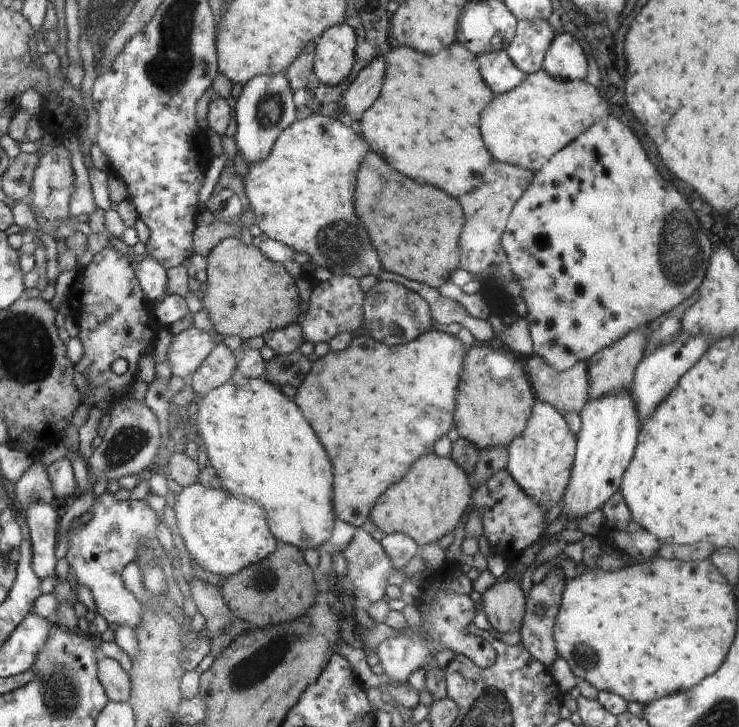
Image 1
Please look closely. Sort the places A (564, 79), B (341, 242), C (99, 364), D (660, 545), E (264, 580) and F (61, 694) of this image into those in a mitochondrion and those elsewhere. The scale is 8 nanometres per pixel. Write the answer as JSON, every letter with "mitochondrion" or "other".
{"A":"other","B":"mitochondrion","C":"other","D":"other","E":"mitochondrion","F":"mitochondrion"}

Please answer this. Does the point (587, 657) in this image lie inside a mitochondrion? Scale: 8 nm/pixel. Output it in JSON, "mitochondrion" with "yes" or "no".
{"mitochondrion":"yes"}

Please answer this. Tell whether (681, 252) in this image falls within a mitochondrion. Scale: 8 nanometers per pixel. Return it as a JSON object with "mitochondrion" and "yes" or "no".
{"mitochondrion":"yes"}

